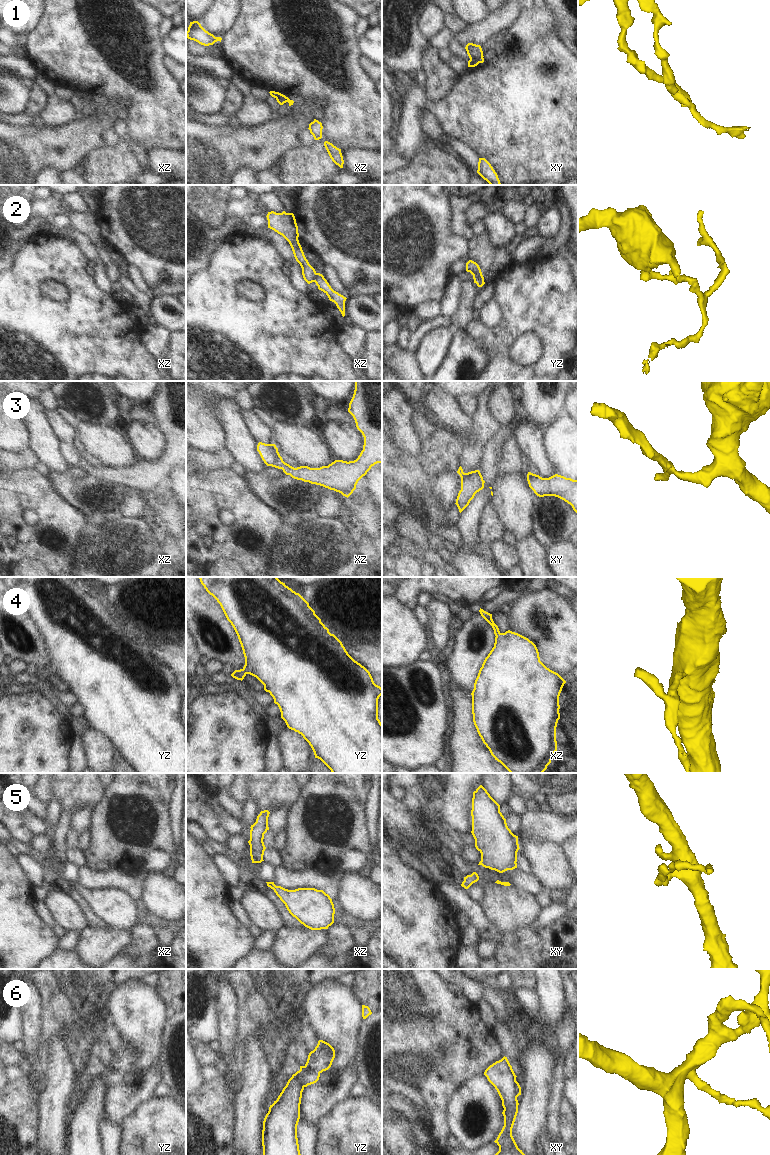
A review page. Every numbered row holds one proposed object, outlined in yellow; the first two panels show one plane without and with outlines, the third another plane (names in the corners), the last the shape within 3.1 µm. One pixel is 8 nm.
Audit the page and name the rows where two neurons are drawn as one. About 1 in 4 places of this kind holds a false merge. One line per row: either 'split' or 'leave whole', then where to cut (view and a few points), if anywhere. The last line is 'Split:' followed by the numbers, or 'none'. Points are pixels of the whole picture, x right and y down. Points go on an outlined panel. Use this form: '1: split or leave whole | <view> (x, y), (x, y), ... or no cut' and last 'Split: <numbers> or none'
1: split | xy (482, 57), (470, 60)
2: split | yz (472, 273), (483, 279)
3: leave whole | no cut
4: leave whole | no cut
5: leave whole | no cut
6: split | yz (300, 1066), (302, 1071), (319, 1073)
Split: 1, 2, 6

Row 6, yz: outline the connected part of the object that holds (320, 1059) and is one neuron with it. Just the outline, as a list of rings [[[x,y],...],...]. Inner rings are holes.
[[[319,1040],[315,1049],[309,1053],[306,1064],[301,1066],[301,1071],[322,1073],[331,1067],[334,1058],[334,1048],[329,1043]]]

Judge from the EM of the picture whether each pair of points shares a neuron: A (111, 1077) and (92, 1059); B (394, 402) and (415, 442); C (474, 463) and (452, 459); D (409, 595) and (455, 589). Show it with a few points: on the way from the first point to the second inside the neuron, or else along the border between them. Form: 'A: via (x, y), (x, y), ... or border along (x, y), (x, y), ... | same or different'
A: via (106, 1074), (96, 1064) | same
B: via (398, 412), (402, 429), (405, 432) | same
C: border along (465, 450), (461, 455), (460, 465) | different
D: via (420, 587), (444, 587) | same

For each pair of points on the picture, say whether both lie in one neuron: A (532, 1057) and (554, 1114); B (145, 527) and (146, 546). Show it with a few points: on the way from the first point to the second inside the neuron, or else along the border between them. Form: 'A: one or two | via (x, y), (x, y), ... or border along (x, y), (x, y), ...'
A: two | border along (554, 1079), (549, 1105), (549, 1121), (546, 1124)
B: one | via (145, 532), (145, 541)

